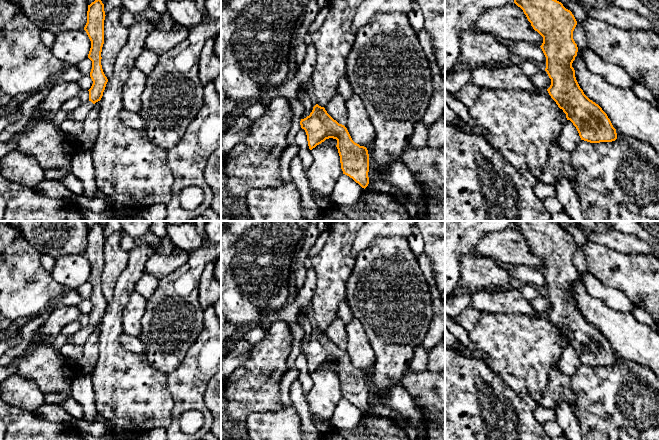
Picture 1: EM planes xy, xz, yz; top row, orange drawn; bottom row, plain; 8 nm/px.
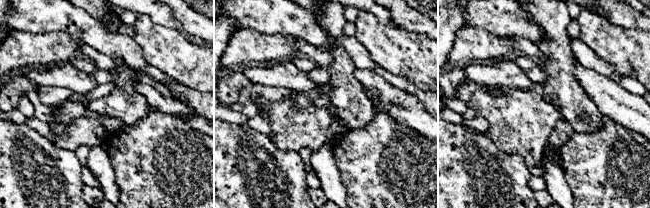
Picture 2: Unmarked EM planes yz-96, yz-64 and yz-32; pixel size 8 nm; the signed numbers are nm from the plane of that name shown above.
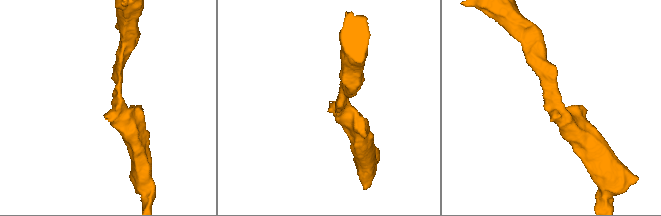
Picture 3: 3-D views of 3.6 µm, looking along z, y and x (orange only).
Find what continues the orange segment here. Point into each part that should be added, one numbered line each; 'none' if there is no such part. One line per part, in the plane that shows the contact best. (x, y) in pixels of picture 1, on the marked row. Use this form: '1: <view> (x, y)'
1: xy (80, 113)

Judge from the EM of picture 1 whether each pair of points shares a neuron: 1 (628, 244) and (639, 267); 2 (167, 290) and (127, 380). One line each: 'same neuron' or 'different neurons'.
1: different neurons
2: different neurons

